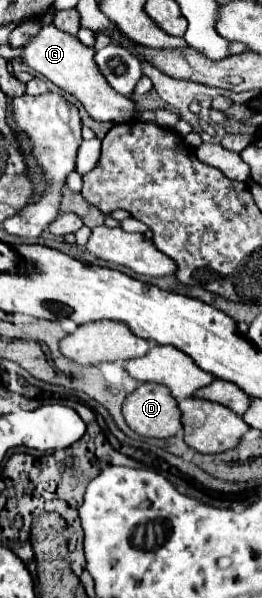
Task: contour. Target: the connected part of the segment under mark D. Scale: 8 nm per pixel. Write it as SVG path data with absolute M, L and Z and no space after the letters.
M139 384L139 388L125 398L123 416L127 426L139 436L173 436L181 428L181 410L167 386L161 384Z

